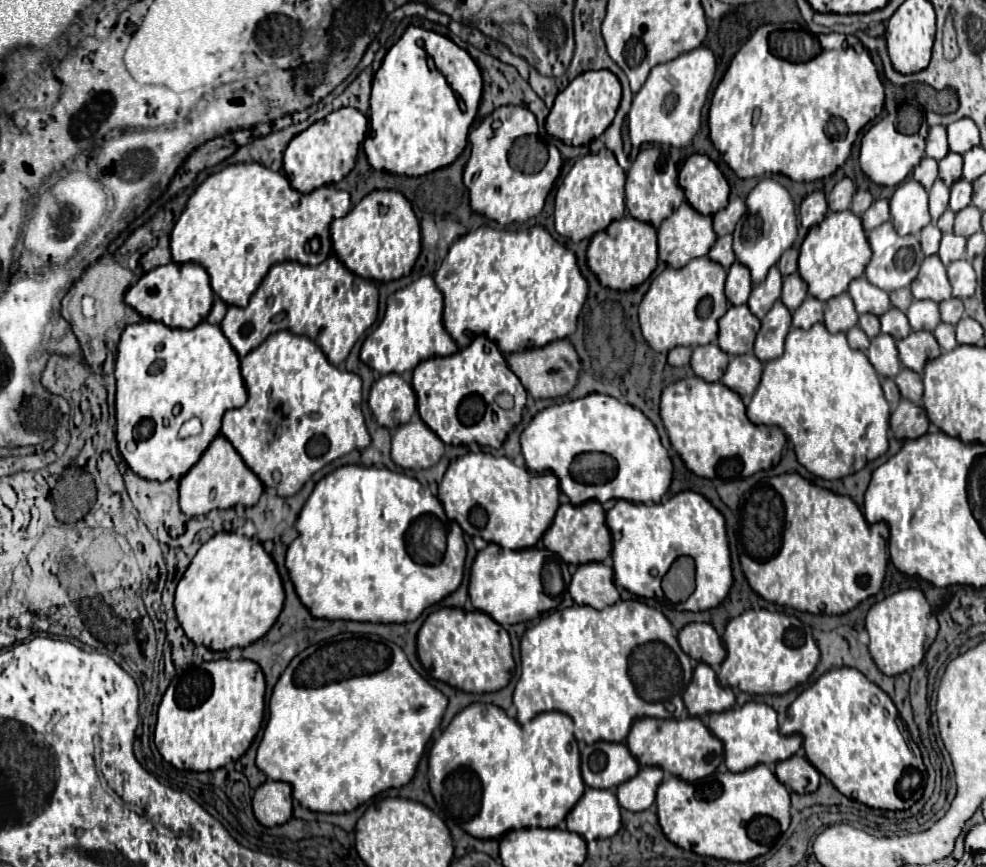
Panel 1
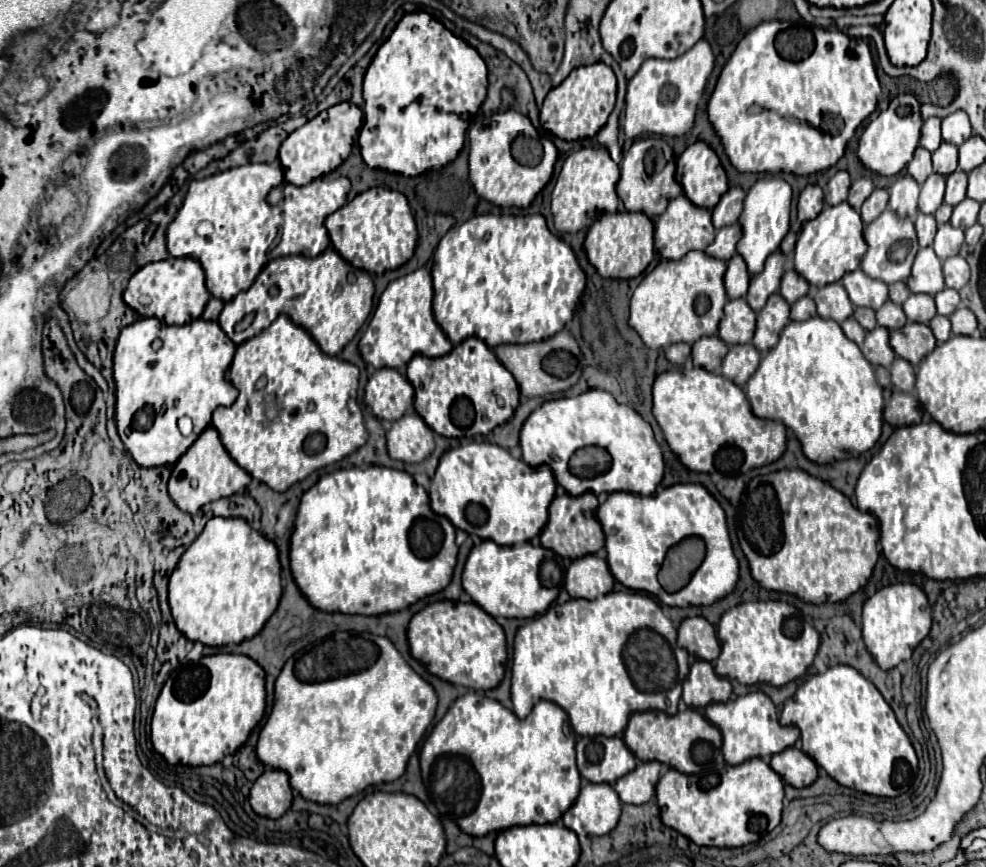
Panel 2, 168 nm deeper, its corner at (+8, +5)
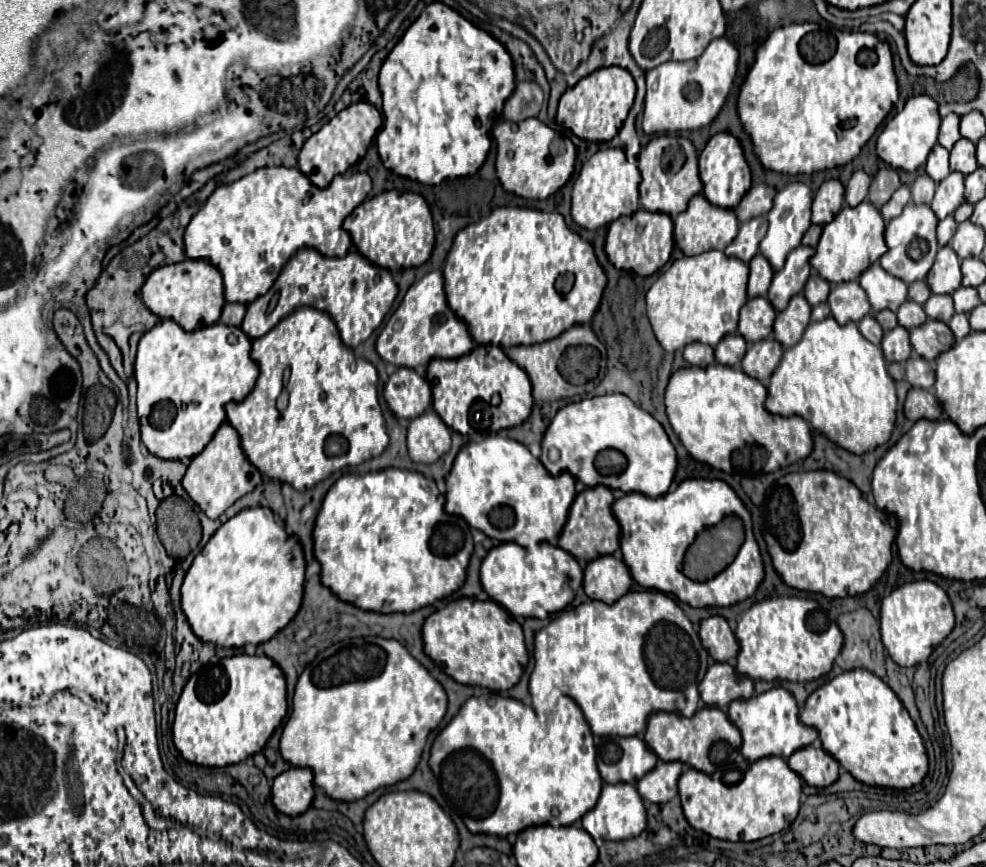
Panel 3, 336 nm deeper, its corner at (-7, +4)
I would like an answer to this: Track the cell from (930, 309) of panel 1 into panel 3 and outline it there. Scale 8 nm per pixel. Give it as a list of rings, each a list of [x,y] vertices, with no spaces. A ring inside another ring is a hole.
[[[930,295],[930,299],[924,303],[924,311],[930,319],[938,319],[948,323],[952,319],[954,311],[954,303],[952,303],[952,295]]]

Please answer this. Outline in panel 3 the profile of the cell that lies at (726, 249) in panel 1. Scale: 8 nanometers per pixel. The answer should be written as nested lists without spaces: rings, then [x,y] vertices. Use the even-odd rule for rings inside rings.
[[[752,217],[744,223],[740,223],[740,231],[736,235],[736,239],[726,247],[726,255],[728,257],[736,257],[744,263],[748,263],[756,253],[758,253],[758,245],[764,239],[768,231],[768,219],[762,217]]]

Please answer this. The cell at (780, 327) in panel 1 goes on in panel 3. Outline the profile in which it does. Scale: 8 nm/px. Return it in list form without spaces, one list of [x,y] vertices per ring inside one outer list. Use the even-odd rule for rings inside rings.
[[[798,293],[792,297],[790,305],[778,313],[776,323],[774,323],[774,337],[780,341],[784,347],[792,347],[800,341],[804,329],[810,323],[810,311],[812,307],[808,305],[806,297]]]

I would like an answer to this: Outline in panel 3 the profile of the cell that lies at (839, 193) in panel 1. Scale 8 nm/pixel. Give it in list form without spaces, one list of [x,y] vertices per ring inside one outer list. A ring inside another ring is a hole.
[[[854,171],[850,183],[846,185],[846,195],[844,195],[844,199],[846,199],[846,203],[848,203],[850,207],[856,207],[860,201],[866,199],[870,181],[872,181],[870,175],[866,175],[864,171]]]

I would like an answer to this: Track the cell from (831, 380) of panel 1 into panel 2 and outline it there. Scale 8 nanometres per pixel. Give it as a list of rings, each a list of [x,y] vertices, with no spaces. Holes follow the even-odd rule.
[[[813,316],[805,322],[789,322],[779,342],[761,358],[757,372],[747,382],[747,400],[751,412],[757,418],[781,420],[799,440],[803,454],[813,464],[831,464],[837,460],[857,458],[859,454],[871,450],[881,436],[883,420],[883,394],[875,380],[873,366],[865,360],[859,346],[849,340],[835,320],[825,320]]]

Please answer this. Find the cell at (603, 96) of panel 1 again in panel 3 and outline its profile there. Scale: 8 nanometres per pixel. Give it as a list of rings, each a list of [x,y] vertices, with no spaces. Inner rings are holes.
[[[604,67],[580,79],[574,87],[566,89],[560,99],[556,123],[570,129],[584,141],[610,141],[622,127],[636,95],[632,75],[622,67]]]

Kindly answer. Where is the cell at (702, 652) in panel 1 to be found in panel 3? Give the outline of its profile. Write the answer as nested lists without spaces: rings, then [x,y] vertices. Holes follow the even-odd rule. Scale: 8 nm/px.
[[[720,615],[708,617],[700,623],[700,639],[704,649],[716,659],[716,661],[730,661],[738,655],[738,641],[734,631],[730,629],[728,621]]]

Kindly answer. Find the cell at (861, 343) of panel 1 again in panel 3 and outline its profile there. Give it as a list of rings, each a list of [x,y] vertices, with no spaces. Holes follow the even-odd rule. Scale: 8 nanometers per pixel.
[[[866,315],[860,323],[858,323],[858,329],[860,329],[860,333],[870,341],[870,343],[874,343],[874,345],[880,345],[880,341],[882,341],[882,335],[884,335],[884,331],[882,331],[882,327],[880,327],[880,323],[872,317],[872,315]]]

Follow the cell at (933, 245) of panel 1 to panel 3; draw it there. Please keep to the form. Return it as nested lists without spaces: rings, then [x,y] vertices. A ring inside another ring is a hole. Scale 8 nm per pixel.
[[[948,215],[946,219],[942,219],[938,223],[938,243],[940,243],[940,247],[944,247],[944,245],[950,243],[954,231],[956,231],[956,221],[954,221],[952,215]]]

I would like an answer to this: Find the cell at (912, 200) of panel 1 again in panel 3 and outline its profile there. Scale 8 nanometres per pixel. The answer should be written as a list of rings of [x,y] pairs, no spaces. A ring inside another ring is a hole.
[[[920,175],[912,185],[912,201],[914,203],[930,203],[934,197],[936,183],[928,175]]]

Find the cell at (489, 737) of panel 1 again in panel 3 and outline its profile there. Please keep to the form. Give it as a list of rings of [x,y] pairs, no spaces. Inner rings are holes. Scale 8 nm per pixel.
[[[484,691],[480,697],[470,697],[460,707],[458,715],[434,739],[432,751],[430,751],[430,767],[432,767],[434,775],[440,779],[440,783],[444,785],[444,789],[448,789],[446,793],[450,793],[452,803],[460,809],[466,827],[472,833],[484,833],[484,835],[496,835],[496,837],[506,837],[510,833],[520,833],[520,831],[524,831],[528,827],[534,827],[534,825],[554,825],[554,827],[572,825],[584,813],[588,813],[592,809],[592,805],[596,805],[596,801],[600,797],[600,789],[602,789],[602,779],[600,779],[600,773],[596,769],[594,737],[592,737],[592,731],[590,731],[590,727],[584,719],[584,715],[582,715],[582,709],[576,705],[576,701],[572,701],[572,697],[560,697],[554,711],[548,713],[546,717],[538,717],[530,705],[524,705],[518,699],[498,697],[496,693],[490,693],[490,691]]]

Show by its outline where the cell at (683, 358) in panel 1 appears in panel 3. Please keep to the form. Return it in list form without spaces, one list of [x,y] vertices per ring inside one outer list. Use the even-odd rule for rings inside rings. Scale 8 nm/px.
[[[690,343],[684,349],[684,359],[690,365],[698,365],[698,367],[706,367],[714,363],[714,347],[704,345],[704,343]]]

